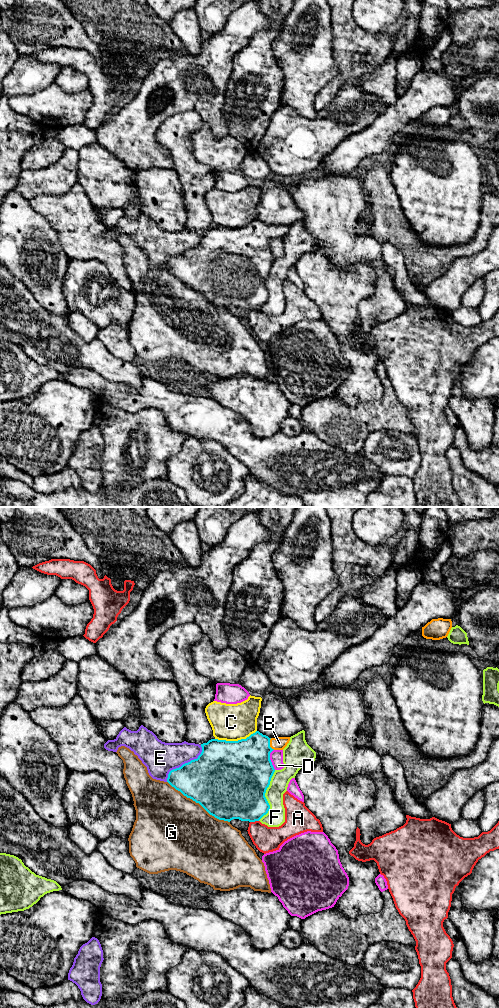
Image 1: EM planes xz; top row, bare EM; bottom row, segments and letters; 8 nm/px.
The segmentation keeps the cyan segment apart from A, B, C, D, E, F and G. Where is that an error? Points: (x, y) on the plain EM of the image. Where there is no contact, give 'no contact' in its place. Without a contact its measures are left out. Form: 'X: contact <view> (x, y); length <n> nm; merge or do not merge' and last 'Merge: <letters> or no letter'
A: contact xz (254, 309); length 70 nm; do not merge
B: contact xz (269, 232); length 100 nm; merge
C: contact xz (235, 229); length 340 nm; do not merge
D: contact xz (269, 247); length 170 nm; do not merge
E: contact xz (185, 251); length 400 nm; do not merge
F: contact xz (264, 284); length 440 nm; do not merge
G: contact xz (198, 290); length 600 nm; do not merge
Merge: B

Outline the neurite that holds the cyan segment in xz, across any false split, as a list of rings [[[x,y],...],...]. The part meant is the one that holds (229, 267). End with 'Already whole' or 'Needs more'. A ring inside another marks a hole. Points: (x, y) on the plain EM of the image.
[[[259,219],[238,229],[211,227],[207,231],[201,232],[202,240],[197,247],[171,258],[167,270],[187,286],[199,291],[210,303],[219,308],[228,310],[233,307],[249,310],[259,309],[270,297],[265,285],[275,260],[270,248],[270,241],[273,238],[283,238],[289,229],[290,225],[269,226]]]. Needs more

